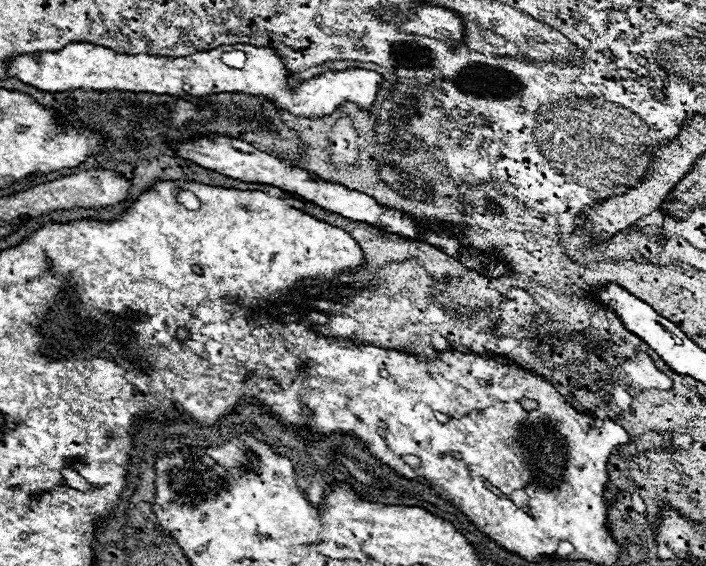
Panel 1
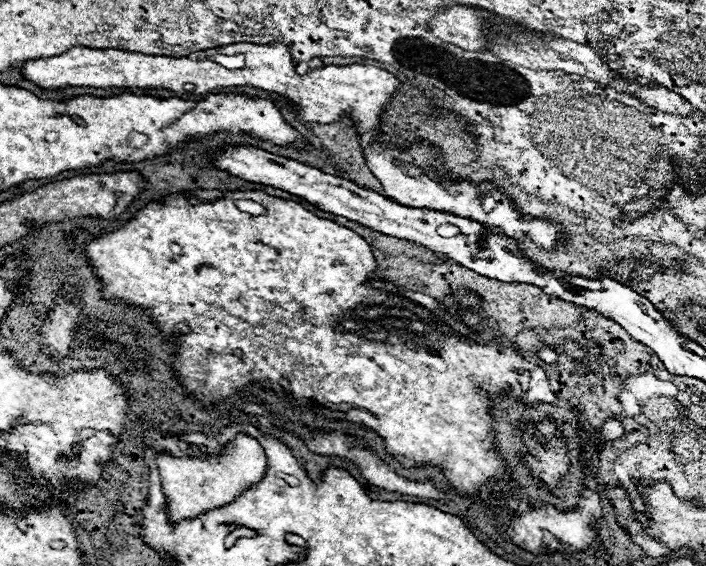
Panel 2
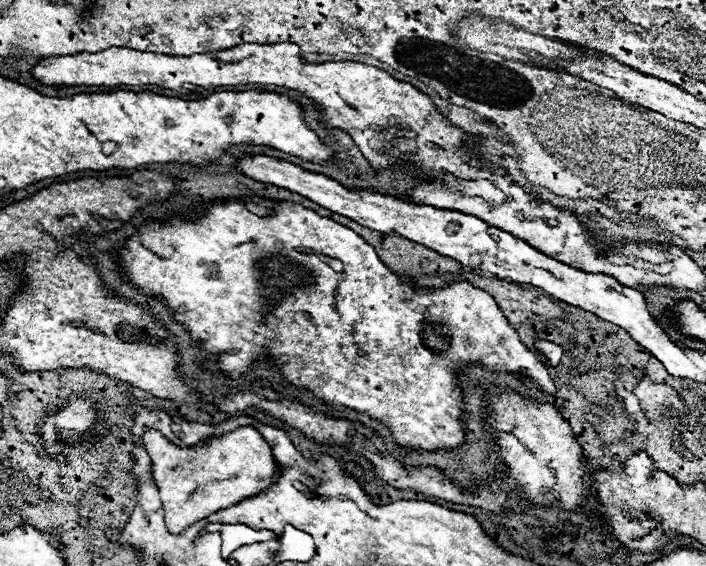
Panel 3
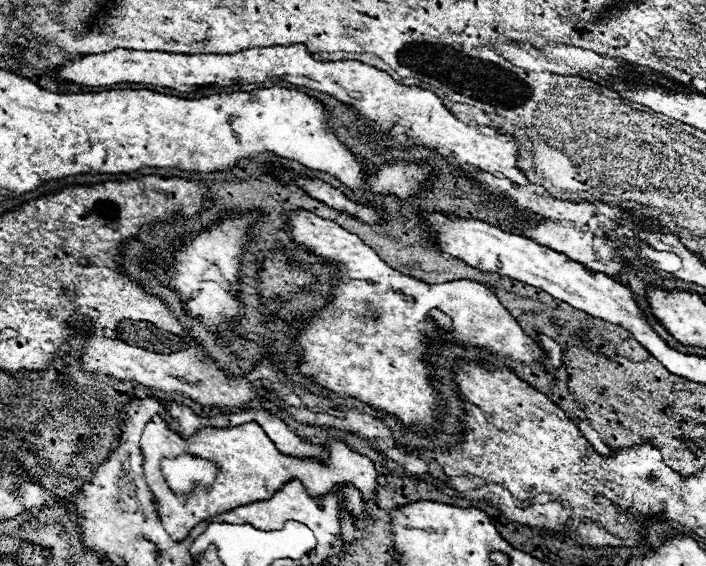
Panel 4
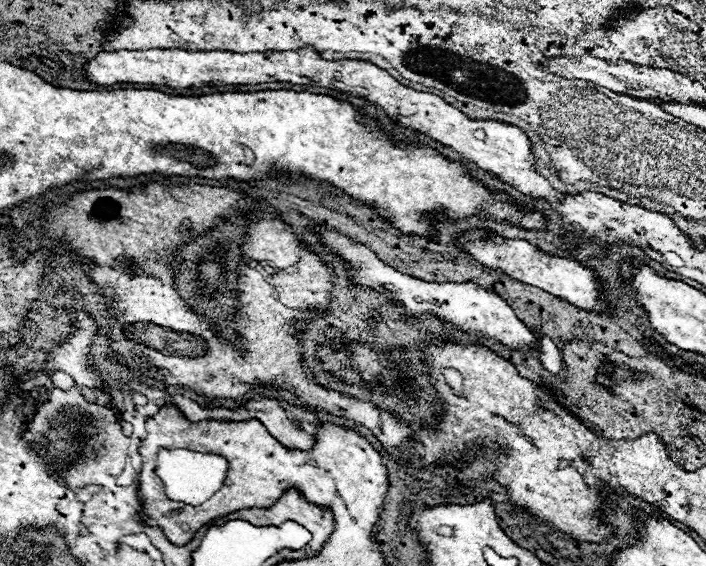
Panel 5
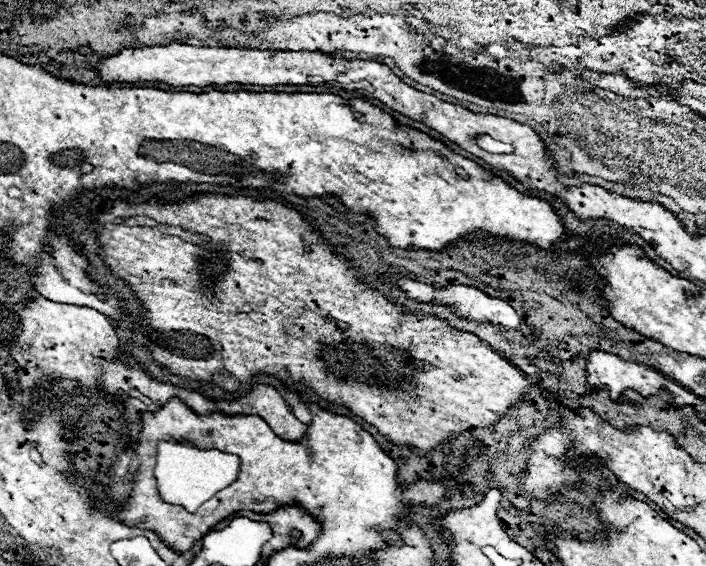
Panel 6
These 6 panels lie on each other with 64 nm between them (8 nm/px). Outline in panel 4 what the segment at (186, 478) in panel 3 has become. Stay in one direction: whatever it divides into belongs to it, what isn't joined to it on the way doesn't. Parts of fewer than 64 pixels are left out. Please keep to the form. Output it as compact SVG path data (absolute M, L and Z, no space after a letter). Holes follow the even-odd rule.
M156 414L148 424L140 440L142 454L144 454L144 478L146 484L156 500L158 516L162 524L200 524L220 512L228 512L238 508L240 504L252 504L256 500L270 500L284 482L298 478L310 496L328 496L336 490L338 484L352 484L360 490L364 510L370 508L370 502L376 498L378 486L378 470L372 458L352 450L342 440L328 440L324 450L328 452L328 460L322 462L318 458L294 458L278 452L274 442L266 436L266 432L256 422L246 422L232 428L200 428L190 438L178 436L170 430L168 422ZM180 452L196 454L208 460L216 460L220 470L216 476L216 484L210 492L200 490L196 496L176 496L168 488L166 480L160 474L160 458L162 456L178 456Z

